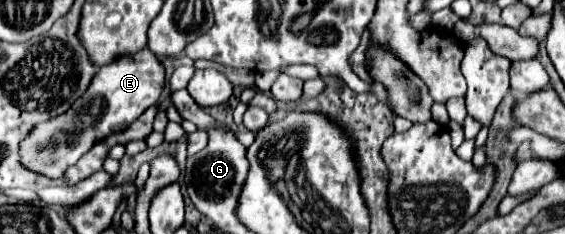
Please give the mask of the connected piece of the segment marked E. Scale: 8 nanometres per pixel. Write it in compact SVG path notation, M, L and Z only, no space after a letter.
M149 49L119 57L111 65L99 67L87 91L65 113L35 125L35 129L21 139L19 155L23 167L51 179L61 179L63 173L95 145L95 141L103 141L103 137L127 129L127 125L131 125L145 109L155 105L163 85L165 69Z

